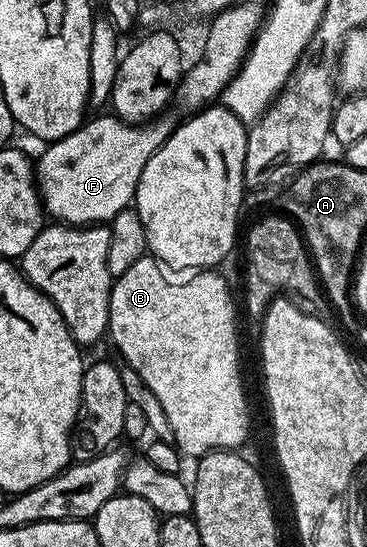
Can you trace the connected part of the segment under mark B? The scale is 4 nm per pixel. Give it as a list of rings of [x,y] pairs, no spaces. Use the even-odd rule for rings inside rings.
[[[147,255],[136,259],[136,263],[111,284],[109,340],[114,340],[123,357],[121,360],[130,365],[132,371],[144,379],[148,391],[160,399],[179,453],[197,459],[216,449],[237,450],[250,433],[250,409],[246,406],[242,373],[238,370],[238,313],[234,310],[230,285],[218,271],[195,272],[179,285],[162,281],[162,273],[163,266]]]

